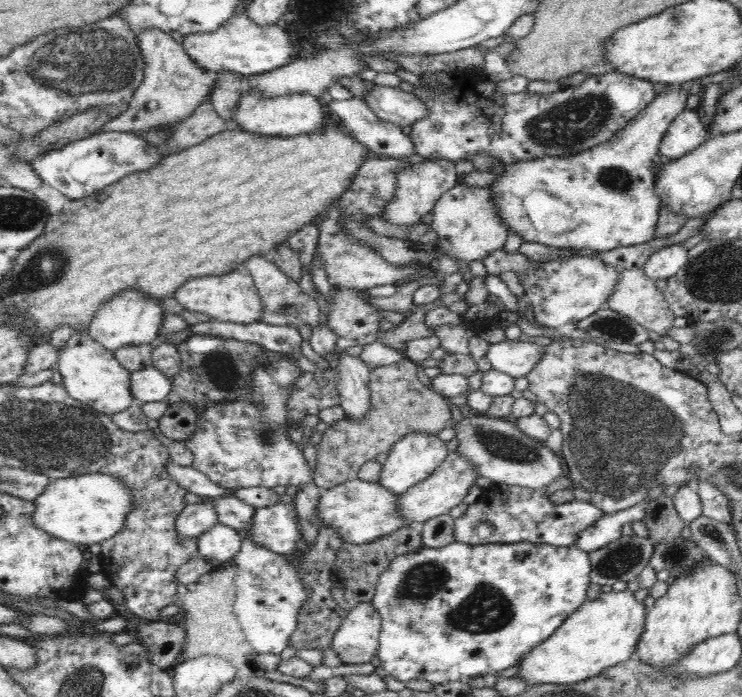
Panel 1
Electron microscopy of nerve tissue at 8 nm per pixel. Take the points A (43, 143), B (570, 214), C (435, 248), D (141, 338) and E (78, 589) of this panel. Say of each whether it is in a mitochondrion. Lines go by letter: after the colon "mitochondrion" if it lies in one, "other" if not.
A: other
B: other
C: other
D: other
E: other

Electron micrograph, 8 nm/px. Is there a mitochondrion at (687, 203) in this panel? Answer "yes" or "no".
no

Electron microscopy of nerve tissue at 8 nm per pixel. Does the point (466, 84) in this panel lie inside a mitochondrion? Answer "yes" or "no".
no

